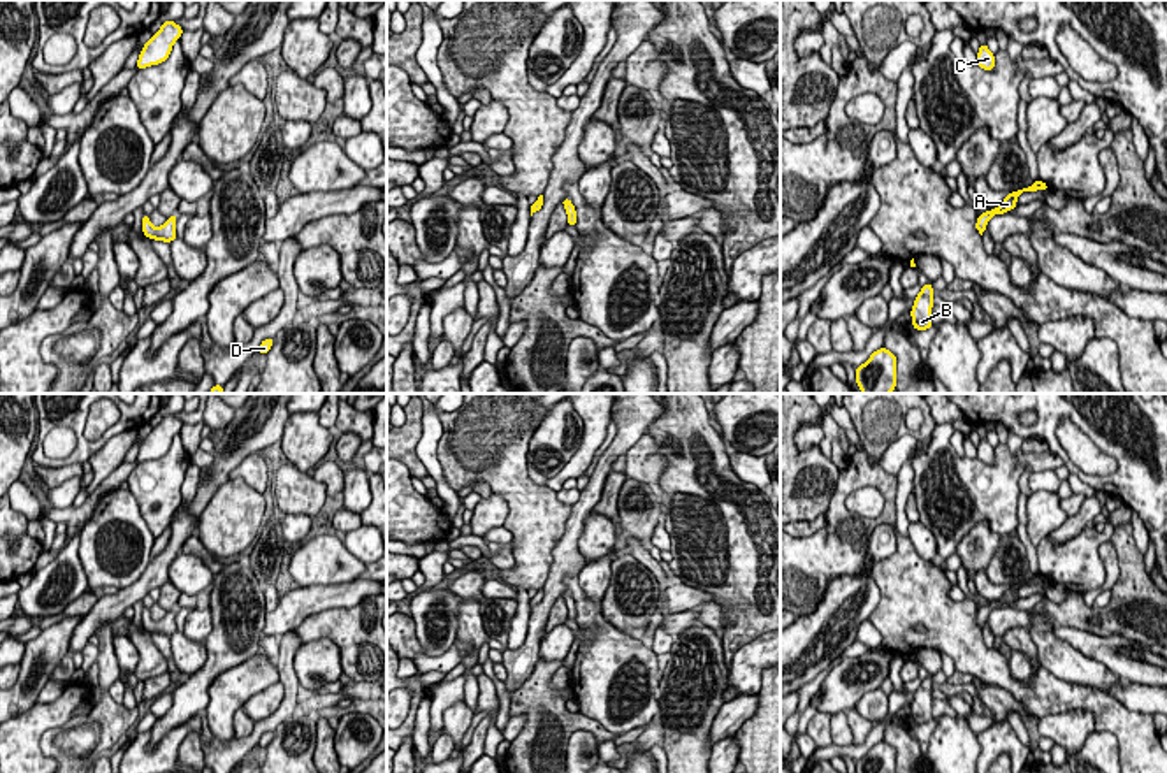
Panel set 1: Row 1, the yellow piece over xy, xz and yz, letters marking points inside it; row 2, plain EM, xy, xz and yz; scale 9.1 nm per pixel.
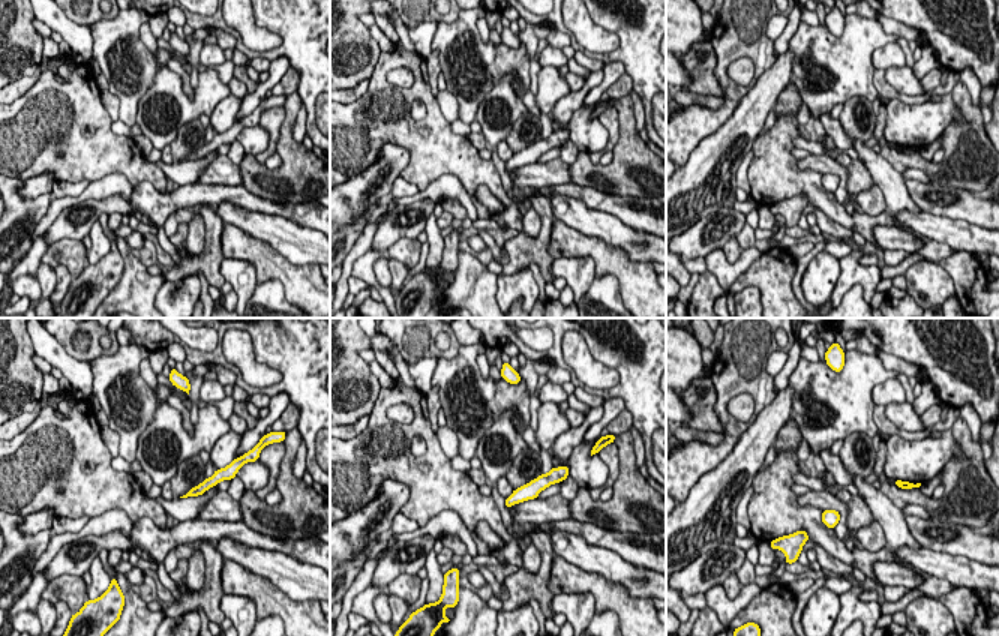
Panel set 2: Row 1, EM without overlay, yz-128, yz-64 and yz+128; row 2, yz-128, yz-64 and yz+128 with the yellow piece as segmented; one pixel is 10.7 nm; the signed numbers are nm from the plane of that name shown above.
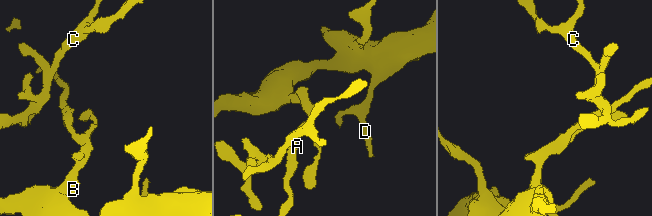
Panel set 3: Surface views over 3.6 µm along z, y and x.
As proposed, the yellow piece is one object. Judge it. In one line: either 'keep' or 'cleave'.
keep

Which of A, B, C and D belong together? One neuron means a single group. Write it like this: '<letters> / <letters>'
A B C D

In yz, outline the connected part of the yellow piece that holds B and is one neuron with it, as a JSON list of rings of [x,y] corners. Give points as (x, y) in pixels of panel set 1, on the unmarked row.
[[[931,676],[921,680],[919,689],[914,692],[914,701],[910,704],[912,719],[916,724],[926,724],[933,719],[931,701],[933,701],[933,680]]]

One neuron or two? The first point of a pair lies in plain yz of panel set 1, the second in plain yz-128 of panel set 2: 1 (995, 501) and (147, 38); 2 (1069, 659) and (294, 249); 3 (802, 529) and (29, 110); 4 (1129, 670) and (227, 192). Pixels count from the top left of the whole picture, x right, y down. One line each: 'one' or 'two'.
1: two
2: one
3: two
4: one

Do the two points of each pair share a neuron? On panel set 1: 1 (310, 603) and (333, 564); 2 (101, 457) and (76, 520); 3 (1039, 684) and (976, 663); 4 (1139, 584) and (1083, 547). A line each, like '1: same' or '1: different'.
1: different
2: different
3: same
4: different

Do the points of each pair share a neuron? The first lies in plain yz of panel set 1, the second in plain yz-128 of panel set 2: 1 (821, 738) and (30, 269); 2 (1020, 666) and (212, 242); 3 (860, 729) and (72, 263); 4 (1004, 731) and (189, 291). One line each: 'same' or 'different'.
1: same
2: different
3: different
4: same

